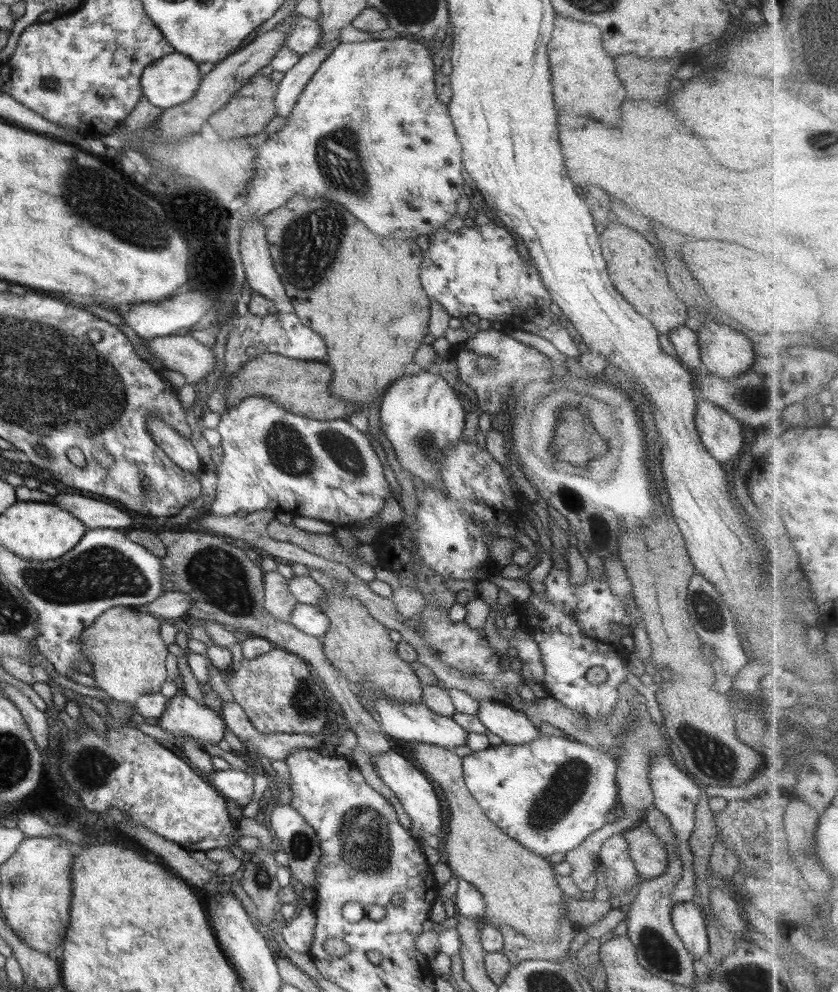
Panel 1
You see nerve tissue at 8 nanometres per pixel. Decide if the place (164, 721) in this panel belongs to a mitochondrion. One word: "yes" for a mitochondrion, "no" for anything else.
no

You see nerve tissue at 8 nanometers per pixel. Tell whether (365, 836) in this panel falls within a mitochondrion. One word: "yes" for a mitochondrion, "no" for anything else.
yes

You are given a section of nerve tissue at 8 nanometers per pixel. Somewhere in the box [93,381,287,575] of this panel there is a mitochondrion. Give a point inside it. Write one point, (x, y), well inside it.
(120, 403)

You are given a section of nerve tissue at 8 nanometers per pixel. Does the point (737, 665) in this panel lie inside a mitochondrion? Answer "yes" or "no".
no

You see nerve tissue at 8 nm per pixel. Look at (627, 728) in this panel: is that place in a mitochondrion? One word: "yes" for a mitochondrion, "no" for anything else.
yes

